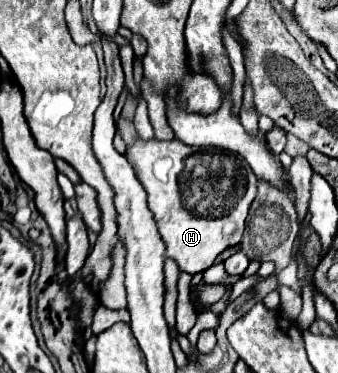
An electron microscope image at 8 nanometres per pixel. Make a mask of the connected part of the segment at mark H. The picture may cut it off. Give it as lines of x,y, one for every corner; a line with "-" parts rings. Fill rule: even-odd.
136,136
134,144
126,150
126,158
130,160
140,184
148,192
148,208
154,212
154,218
158,222
160,236
166,244
166,256
176,260
180,270
188,274
202,272
212,266
214,258
220,252
242,240
244,222
248,208
256,198
258,184
258,178
254,176
254,172
250,172
250,166
246,164
246,160
242,160
242,156
216,148
186,146
180,140
158,142
156,138
142,140
140,136

